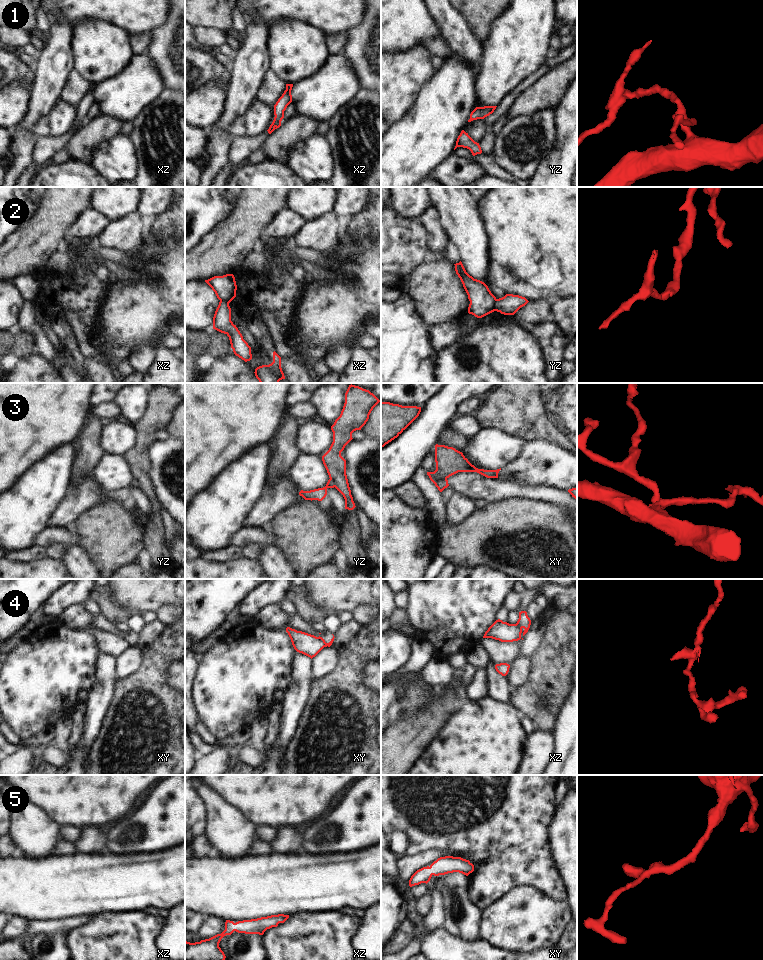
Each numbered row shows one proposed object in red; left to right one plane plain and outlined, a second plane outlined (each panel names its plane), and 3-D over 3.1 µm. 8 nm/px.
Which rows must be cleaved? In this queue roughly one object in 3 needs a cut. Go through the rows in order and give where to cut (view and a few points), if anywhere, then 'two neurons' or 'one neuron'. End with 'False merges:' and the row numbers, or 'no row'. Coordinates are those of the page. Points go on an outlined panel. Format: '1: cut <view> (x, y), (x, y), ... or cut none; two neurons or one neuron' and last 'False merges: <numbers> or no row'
1: cut none; one neuron
2: cut yz (497, 299), (494, 304), (494, 310); two neurons
3: cut xy (446, 478), (439, 479), (434, 483); two neurons
4: cut xy (318, 637), (326, 646); two neurons
5: cut none; one neuron
False merges: 2, 3, 4

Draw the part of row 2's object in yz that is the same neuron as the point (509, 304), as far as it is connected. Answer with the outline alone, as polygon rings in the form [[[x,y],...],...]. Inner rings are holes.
[[[506,294],[504,297],[496,300],[494,304],[495,311],[504,315],[514,315],[521,307],[529,301],[522,296]]]

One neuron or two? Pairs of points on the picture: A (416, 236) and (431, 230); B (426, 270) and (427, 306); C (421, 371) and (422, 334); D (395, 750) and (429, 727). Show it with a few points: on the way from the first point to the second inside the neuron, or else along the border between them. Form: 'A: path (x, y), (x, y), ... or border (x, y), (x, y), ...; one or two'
A: border (416, 219), (423, 227), (427, 236), (428, 250); two
B: path (427, 279), (427, 297); one
C: path (421, 362), (421, 343); one
D: path (403, 742), (415, 730), (421, 727); one

